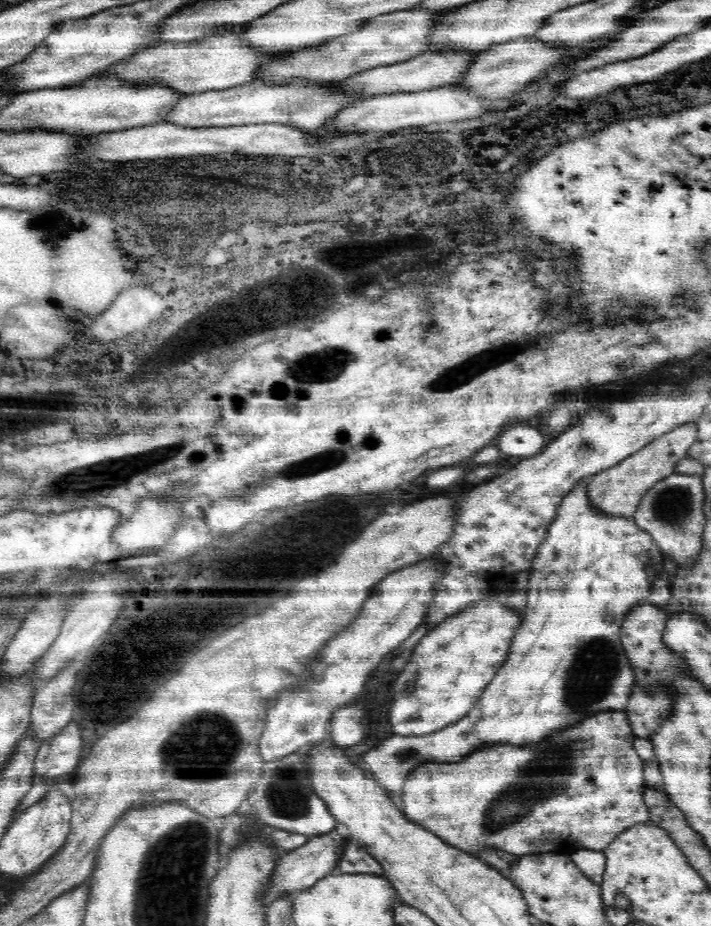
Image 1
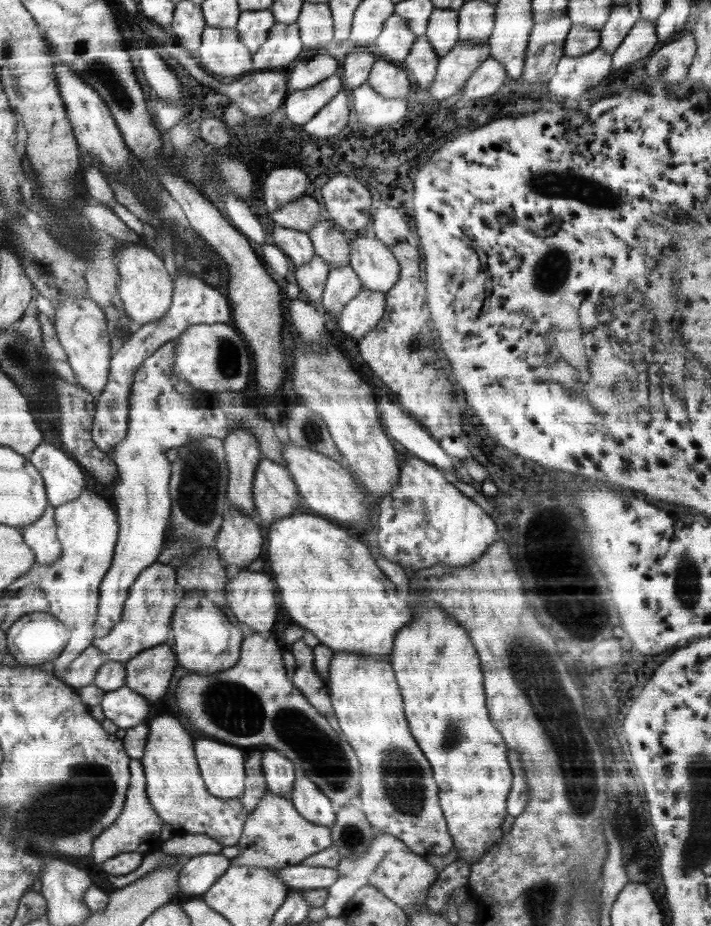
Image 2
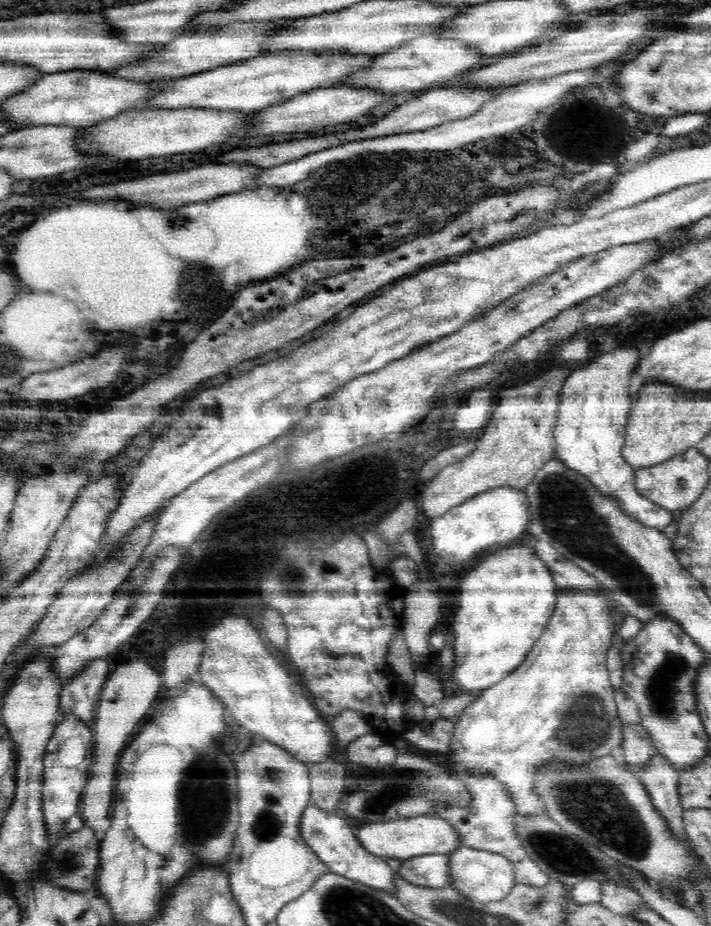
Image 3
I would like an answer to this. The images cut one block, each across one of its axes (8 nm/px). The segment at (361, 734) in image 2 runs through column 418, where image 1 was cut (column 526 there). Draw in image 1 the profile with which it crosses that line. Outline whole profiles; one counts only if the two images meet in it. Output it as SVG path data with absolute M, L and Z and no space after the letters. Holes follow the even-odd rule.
M606 710L606 712L594 714L592 718L586 718L578 726L572 726L572 728L566 728L566 730L546 736L540 744L528 744L528 746L492 744L492 746L485 746L484 749L474 752L460 763L421 763L420 767L410 772L397 801L401 801L402 815L410 823L419 824L428 832L441 838L442 842L473 856L478 852L484 852L486 848L497 848L516 856L540 853L571 855L578 849L596 849L603 852L614 838L621 835L630 826L651 822L643 797L645 786L642 769L643 761L634 749L634 736L628 724L627 714L624 710Z

